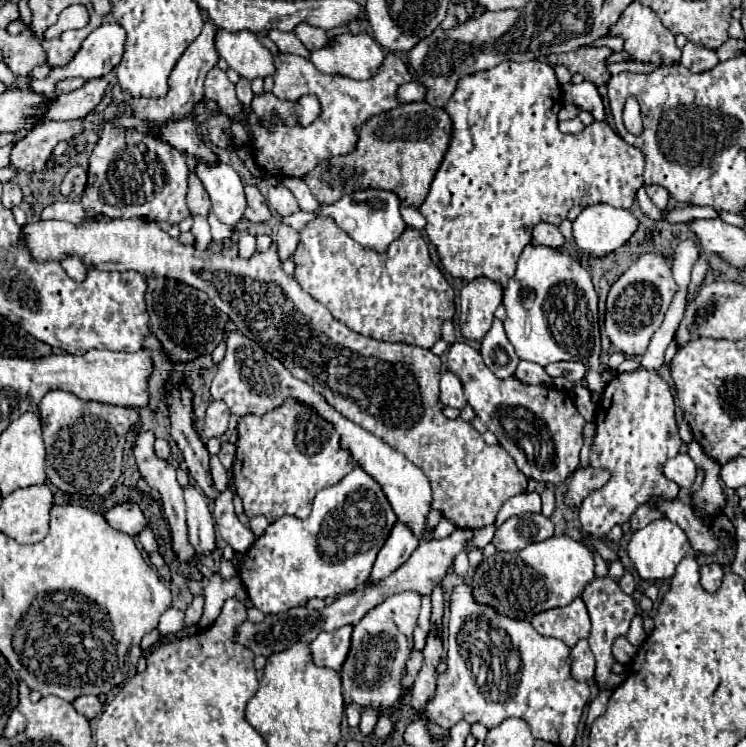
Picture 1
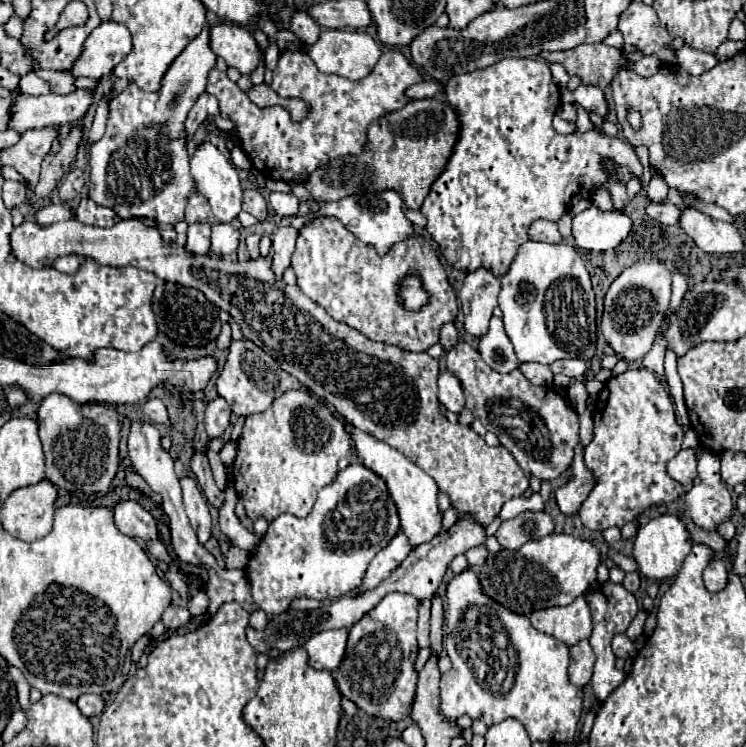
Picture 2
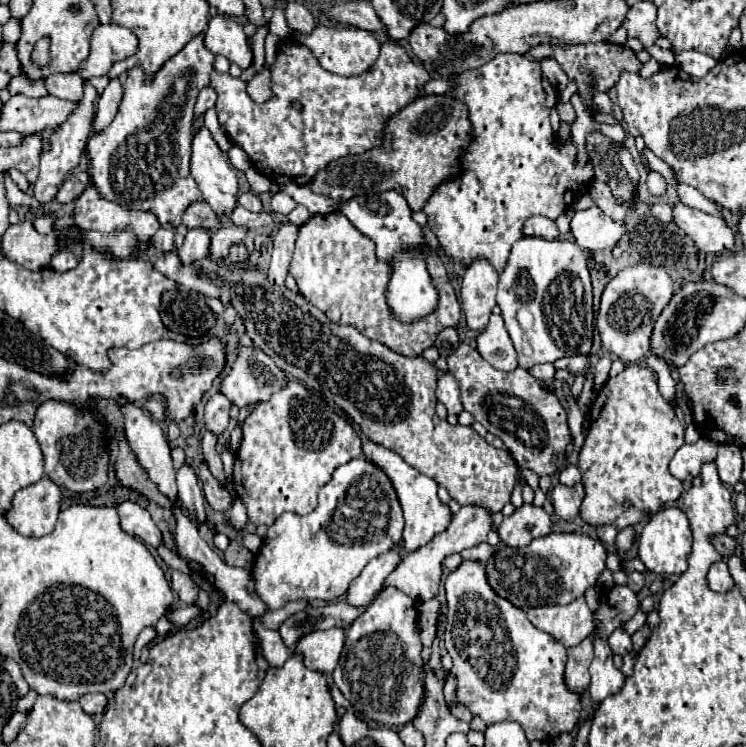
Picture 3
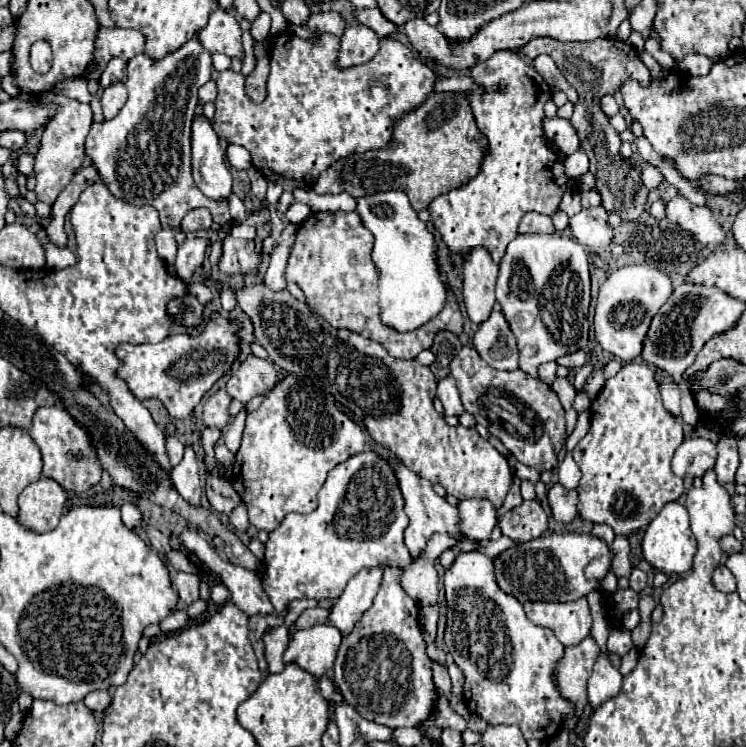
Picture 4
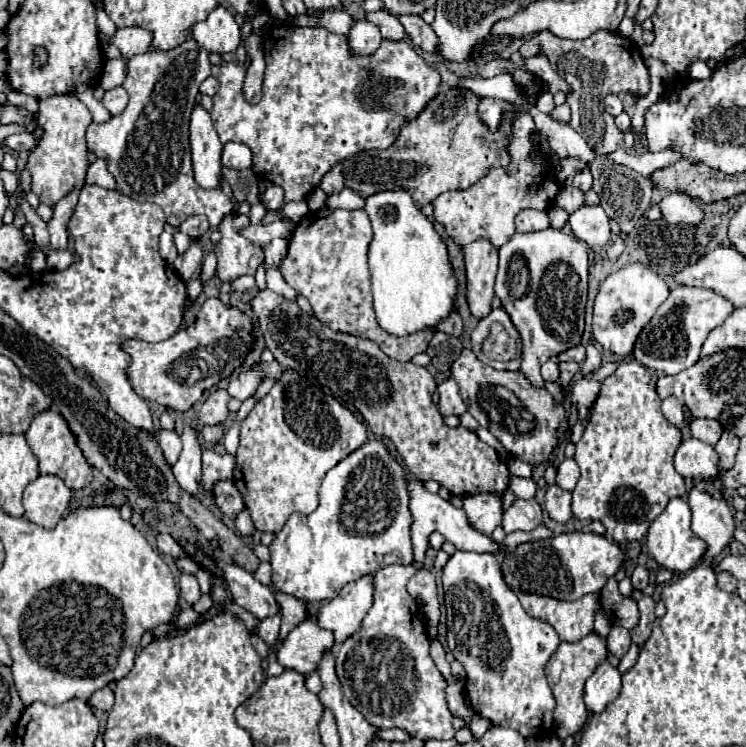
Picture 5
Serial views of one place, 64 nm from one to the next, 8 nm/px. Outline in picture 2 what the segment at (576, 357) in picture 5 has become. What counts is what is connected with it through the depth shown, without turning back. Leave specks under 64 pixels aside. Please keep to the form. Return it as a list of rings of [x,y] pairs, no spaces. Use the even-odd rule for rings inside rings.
[[[556,360],[556,362],[550,364],[552,374],[566,374],[566,376],[572,378],[572,380],[584,378],[586,368],[588,368],[588,366],[584,364],[584,360]]]

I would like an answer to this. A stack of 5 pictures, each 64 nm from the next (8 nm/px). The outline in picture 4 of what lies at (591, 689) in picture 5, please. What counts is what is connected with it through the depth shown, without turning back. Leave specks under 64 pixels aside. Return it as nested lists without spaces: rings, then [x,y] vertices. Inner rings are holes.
[[[604,652],[598,654],[594,668],[592,668],[592,676],[588,680],[588,702],[598,708],[604,700],[616,696],[620,692],[622,686],[622,674],[612,668],[608,656]]]

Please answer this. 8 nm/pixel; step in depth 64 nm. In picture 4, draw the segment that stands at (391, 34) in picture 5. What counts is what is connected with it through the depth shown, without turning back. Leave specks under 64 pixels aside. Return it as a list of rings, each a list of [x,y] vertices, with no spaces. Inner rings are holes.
[[[354,8],[352,14],[354,14],[356,22],[372,28],[380,38],[398,30],[394,24],[388,24],[388,20],[384,20],[384,16],[378,8]]]

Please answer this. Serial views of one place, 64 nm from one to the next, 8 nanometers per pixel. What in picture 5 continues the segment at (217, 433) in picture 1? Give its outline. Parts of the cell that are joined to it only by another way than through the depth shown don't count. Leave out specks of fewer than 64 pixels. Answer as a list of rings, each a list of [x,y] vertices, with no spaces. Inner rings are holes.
[[[216,390],[212,392],[206,402],[202,404],[200,410],[200,424],[224,424],[228,418],[228,392],[226,390]]]

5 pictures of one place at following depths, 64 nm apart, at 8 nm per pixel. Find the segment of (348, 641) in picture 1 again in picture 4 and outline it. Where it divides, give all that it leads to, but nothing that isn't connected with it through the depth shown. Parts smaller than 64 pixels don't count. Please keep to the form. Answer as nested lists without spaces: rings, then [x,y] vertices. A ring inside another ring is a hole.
[[[312,626],[310,630],[296,632],[296,636],[292,636],[288,650],[284,652],[284,662],[296,662],[306,672],[324,676],[332,670],[340,644],[342,634],[338,628]]]

